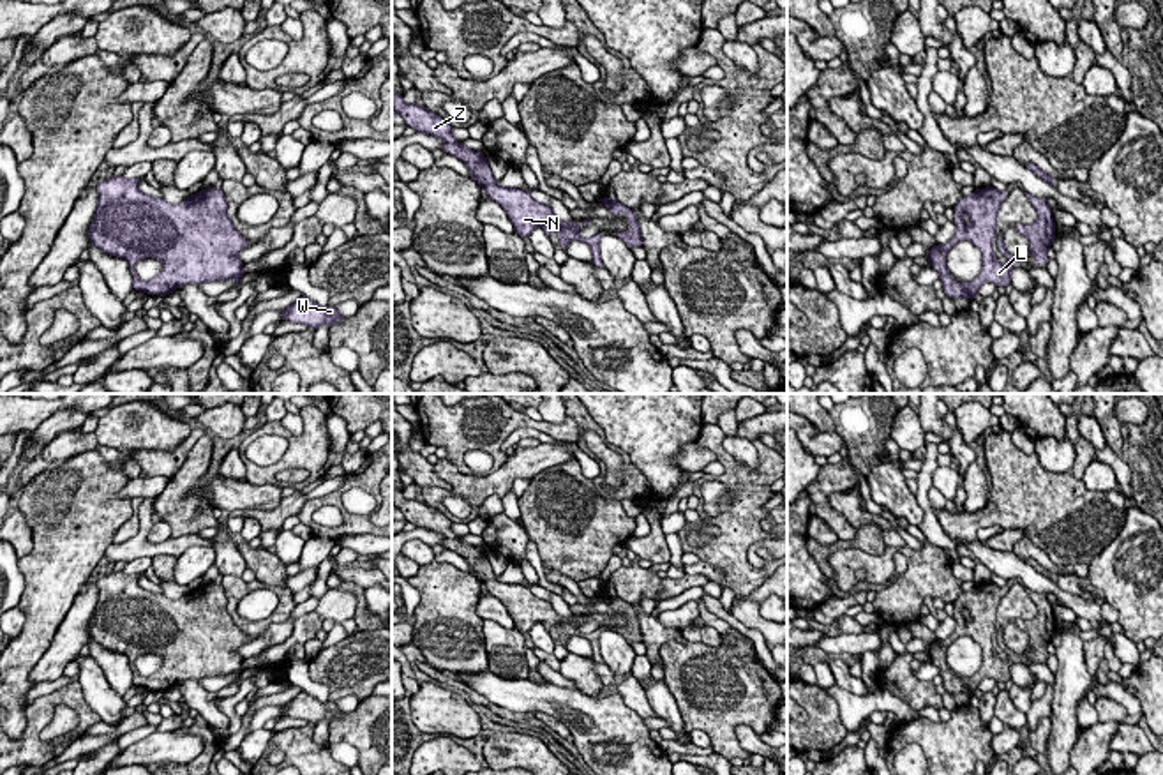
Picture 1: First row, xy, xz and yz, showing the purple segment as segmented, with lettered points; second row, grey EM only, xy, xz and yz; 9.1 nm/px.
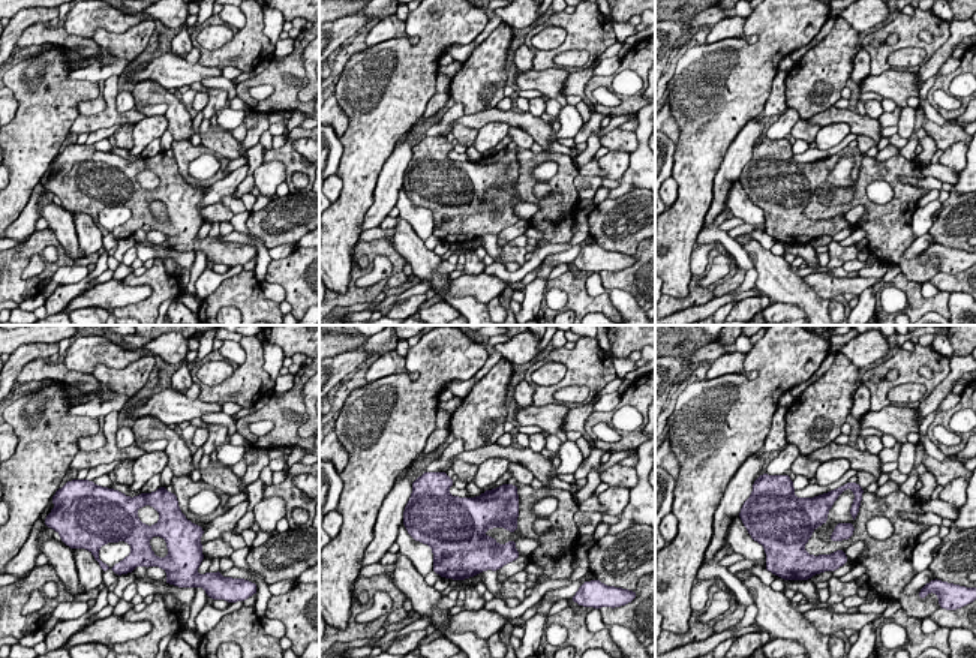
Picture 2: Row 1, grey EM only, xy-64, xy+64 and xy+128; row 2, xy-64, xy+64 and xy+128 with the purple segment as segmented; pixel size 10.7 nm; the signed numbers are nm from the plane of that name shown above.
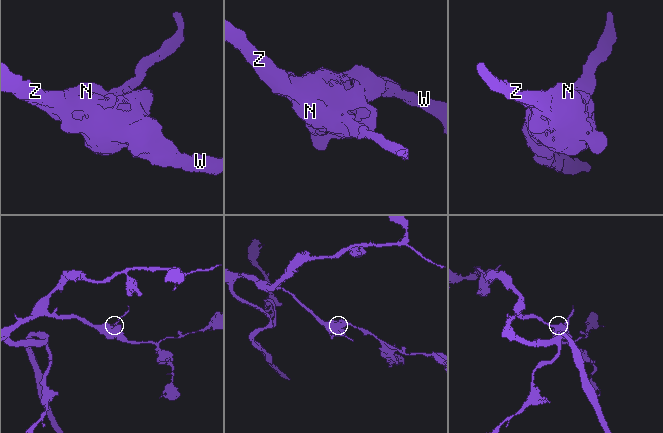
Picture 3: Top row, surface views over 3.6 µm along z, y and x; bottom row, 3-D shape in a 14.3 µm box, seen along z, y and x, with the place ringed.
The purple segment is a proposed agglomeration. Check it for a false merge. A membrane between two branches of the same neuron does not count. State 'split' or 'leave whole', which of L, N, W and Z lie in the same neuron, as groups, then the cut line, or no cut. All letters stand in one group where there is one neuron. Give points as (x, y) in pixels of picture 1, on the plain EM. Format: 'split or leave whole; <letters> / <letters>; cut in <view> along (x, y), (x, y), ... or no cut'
leave whole; L N W Z; no cut

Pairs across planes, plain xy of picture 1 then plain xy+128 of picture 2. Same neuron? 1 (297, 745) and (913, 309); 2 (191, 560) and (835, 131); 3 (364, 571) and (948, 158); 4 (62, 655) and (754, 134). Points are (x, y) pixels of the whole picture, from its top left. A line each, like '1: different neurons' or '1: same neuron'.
1: same neuron
2: same neuron
3: different neurons
4: same neuron

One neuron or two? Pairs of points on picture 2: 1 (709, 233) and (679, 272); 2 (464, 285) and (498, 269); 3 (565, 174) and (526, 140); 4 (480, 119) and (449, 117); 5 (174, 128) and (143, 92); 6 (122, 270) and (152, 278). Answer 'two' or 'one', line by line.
1: two
2: two
3: two
4: two
5: one
6: two

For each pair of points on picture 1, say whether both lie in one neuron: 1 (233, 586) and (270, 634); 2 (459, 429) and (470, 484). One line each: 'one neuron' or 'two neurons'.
1: two neurons
2: two neurons

